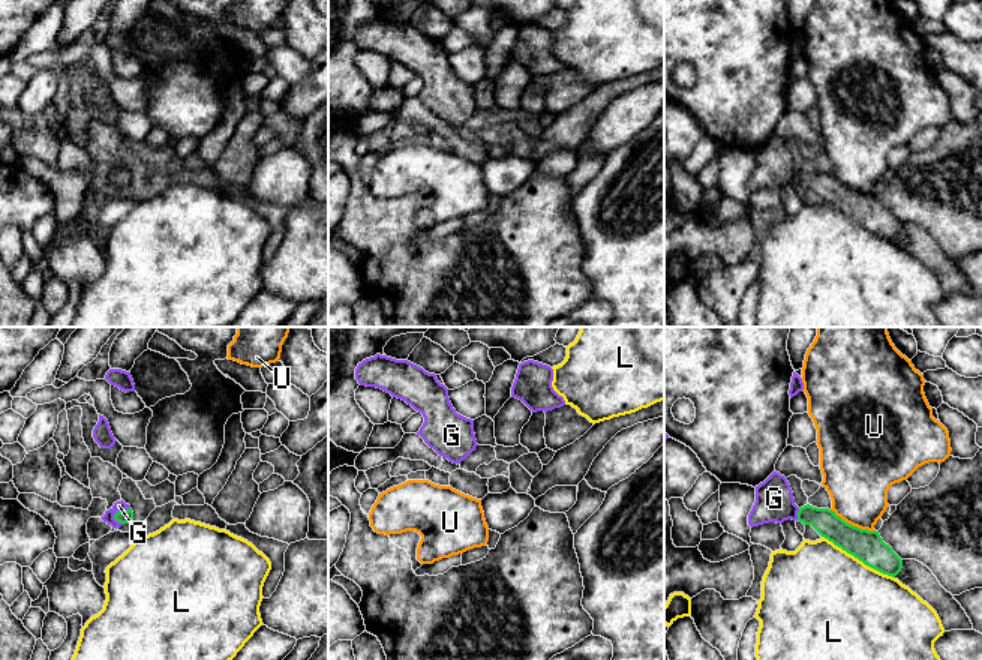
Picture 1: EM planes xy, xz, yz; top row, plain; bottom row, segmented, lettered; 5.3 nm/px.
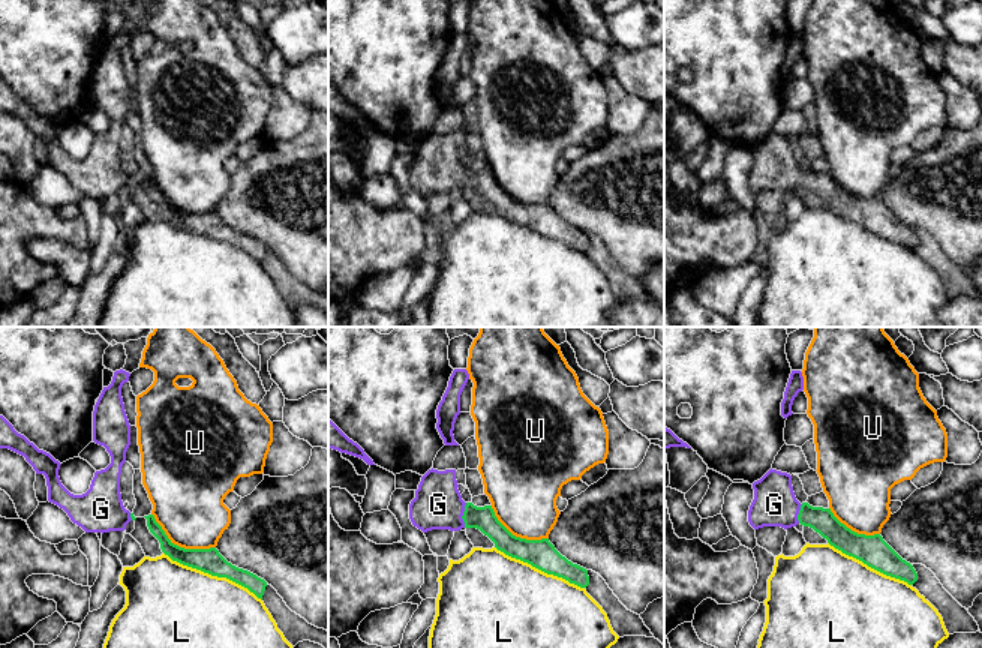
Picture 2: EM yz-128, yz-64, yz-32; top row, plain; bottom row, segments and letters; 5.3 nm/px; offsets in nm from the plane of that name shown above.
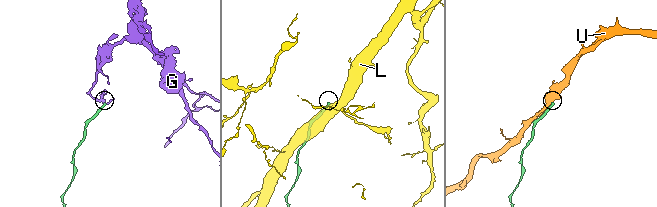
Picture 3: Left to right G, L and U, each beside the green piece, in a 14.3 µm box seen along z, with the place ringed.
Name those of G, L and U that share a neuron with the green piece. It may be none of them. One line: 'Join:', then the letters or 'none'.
Join: G

